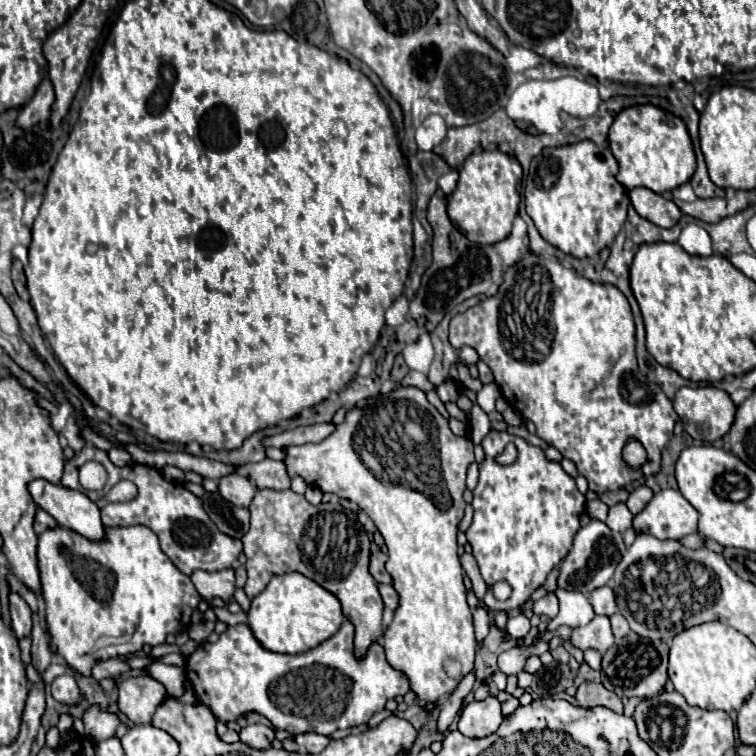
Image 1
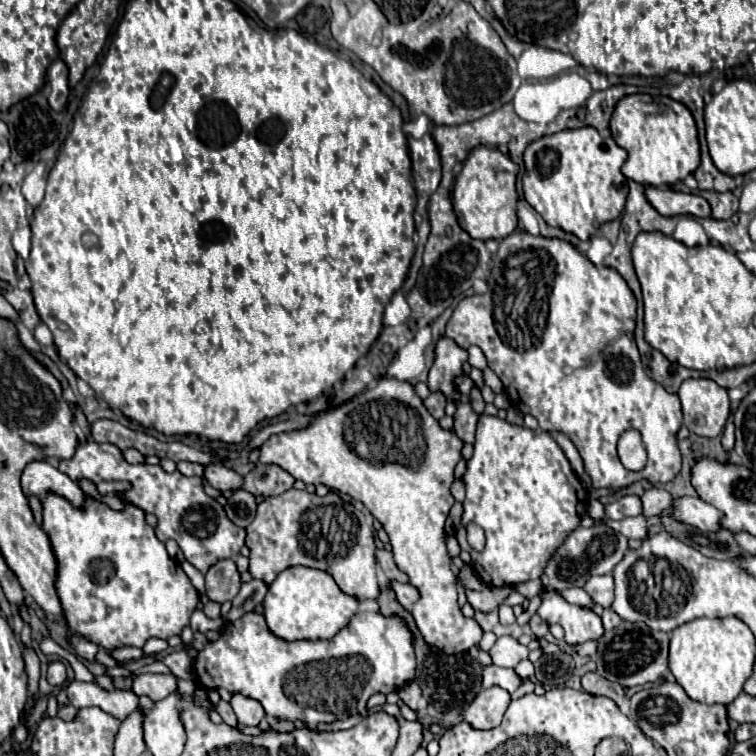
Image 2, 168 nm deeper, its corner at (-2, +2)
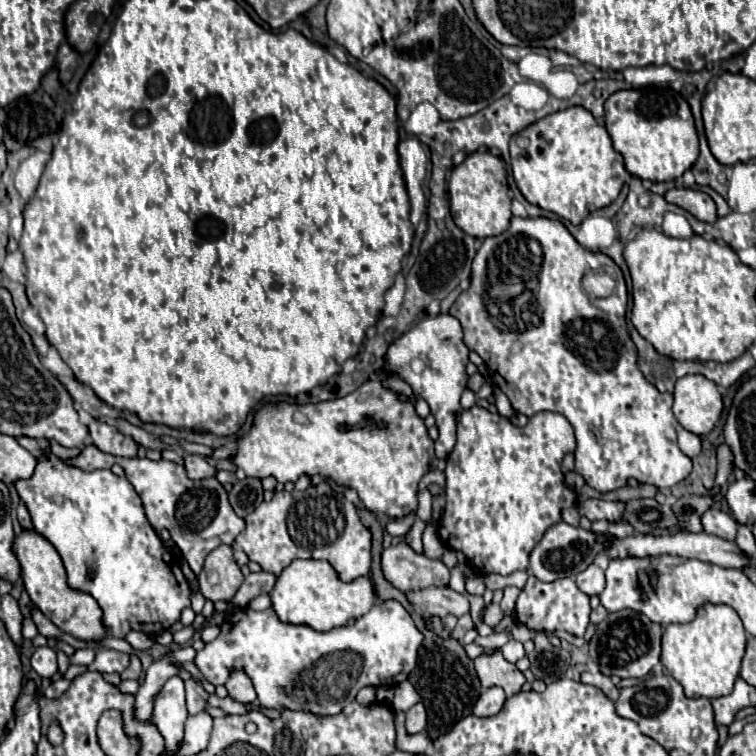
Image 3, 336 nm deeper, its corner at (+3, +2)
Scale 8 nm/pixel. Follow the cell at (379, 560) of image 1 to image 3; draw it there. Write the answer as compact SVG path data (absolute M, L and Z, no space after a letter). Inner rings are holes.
M404 542L394 544L382 552L382 568L386 580L402 592L416 592L428 586L444 588L450 580L450 570L442 560L430 560L424 554L414 552Z

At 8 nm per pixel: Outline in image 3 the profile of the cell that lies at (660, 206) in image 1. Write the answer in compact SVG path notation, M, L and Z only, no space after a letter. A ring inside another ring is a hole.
M672 188L664 196L668 202L684 208L692 216L696 216L702 222L714 222L716 220L716 204L714 200L704 194L702 190L692 190L692 188Z

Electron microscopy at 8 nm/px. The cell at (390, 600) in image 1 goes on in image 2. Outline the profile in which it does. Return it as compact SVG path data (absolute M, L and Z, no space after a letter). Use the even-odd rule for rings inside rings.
M389 582L389 588L395 592L395 598L397 602L405 608L405 610L411 610L411 606L415 604L415 600L419 598L419 592L409 586L409 584L399 584L399 582Z

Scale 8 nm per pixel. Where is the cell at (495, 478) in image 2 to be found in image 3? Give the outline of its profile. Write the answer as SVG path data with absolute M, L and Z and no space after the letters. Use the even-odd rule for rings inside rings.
M480 406L462 410L458 424L458 440L454 450L448 454L446 464L446 508L438 522L438 534L442 542L464 552L470 566L482 574L502 574L508 576L516 570L528 568L528 554L540 542L542 534L560 522L560 510L566 506L564 474L560 470L562 458L574 452L576 440L574 430L562 414L538 412L520 430L508 418L492 414Z

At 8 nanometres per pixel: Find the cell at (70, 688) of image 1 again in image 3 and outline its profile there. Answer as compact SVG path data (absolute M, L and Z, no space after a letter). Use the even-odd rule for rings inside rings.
M40 646L36 648L36 652L32 654L30 658L32 662L32 668L38 676L42 678L52 678L58 670L58 664L56 664L56 652L50 648L50 646Z

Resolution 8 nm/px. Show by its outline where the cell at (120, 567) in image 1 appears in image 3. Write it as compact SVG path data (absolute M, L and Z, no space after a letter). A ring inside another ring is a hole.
M50 442L44 444L44 454L40 458L36 458L38 466L34 468L34 474L22 482L14 482L16 486L16 492L20 496L20 500L26 504L30 516L32 516L32 524L34 524L34 530L44 536L60 554L62 562L64 562L64 568L68 572L68 584L74 588L74 590L82 590L82 592L88 592L96 598L96 602L100 604L100 608L104 610L104 624L110 628L110 634L116 636L116 638L124 638L124 634L128 634L128 630L140 630L140 632L146 632L152 636L160 634L162 630L166 630L168 626L172 626L174 622L180 620L180 612L184 608L190 606L190 586L186 582L186 578L180 568L179 563L173 557L173 555L164 548L162 540L158 538L158 534L154 532L154 528L150 526L146 514L144 514L144 506L142 506L142 500L140 496L136 494L134 486L126 480L126 476L116 476L112 470L92 470L92 472L84 472L80 470L78 466L70 466L66 464L62 458L54 456L50 452Z

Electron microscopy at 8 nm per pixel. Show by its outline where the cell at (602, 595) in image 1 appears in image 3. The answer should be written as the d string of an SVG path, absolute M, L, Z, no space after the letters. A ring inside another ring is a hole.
M590 564L582 574L576 576L576 586L588 596L598 596L604 590L604 584L604 570L596 564Z

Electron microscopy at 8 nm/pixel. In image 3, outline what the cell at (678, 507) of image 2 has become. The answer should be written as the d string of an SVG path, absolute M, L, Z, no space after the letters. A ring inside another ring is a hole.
M710 508L704 516L702 516L702 524L704 524L704 530L708 534L714 534L714 536L720 536L724 540L734 540L736 538L736 532L738 532L738 522L734 522L732 516L724 514L722 510L718 508Z

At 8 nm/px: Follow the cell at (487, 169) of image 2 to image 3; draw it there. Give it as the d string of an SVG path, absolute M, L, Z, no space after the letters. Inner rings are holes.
M474 152L468 154L466 160L456 166L448 180L450 194L450 210L454 222L474 238L488 238L502 234L512 218L510 212L510 196L504 162L490 152Z

